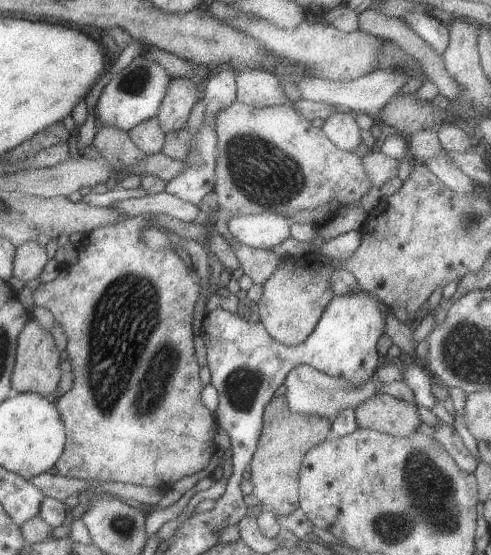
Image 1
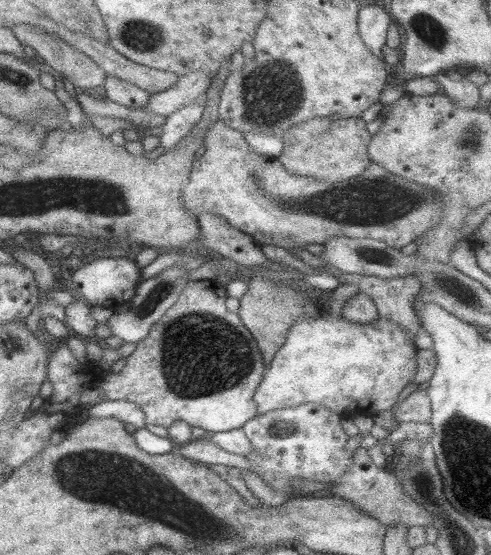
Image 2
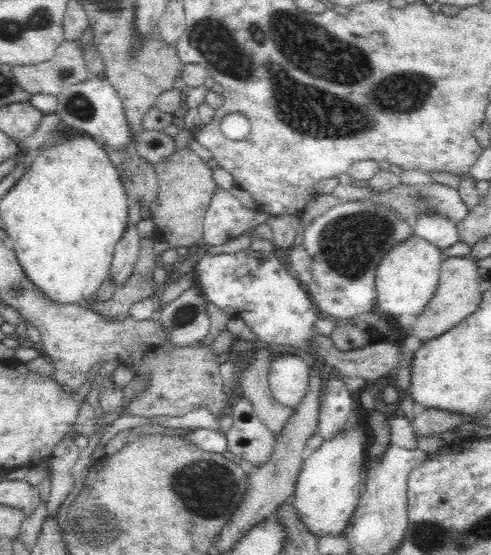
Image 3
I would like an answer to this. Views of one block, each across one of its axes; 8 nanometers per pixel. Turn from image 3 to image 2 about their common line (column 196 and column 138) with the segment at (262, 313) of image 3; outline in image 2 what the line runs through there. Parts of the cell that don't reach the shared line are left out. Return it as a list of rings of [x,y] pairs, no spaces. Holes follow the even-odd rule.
[[[115,256],[115,258],[95,258],[93,262],[87,262],[79,270],[71,270],[71,290],[85,300],[89,300],[91,306],[103,306],[103,308],[119,308],[125,302],[131,302],[135,296],[135,288],[141,284],[141,268],[135,264],[135,260],[127,260],[127,256]]]

